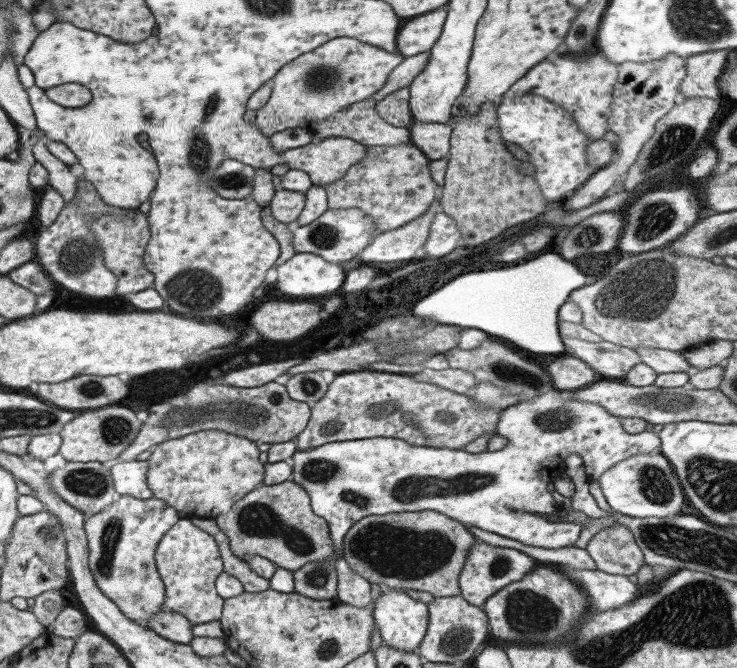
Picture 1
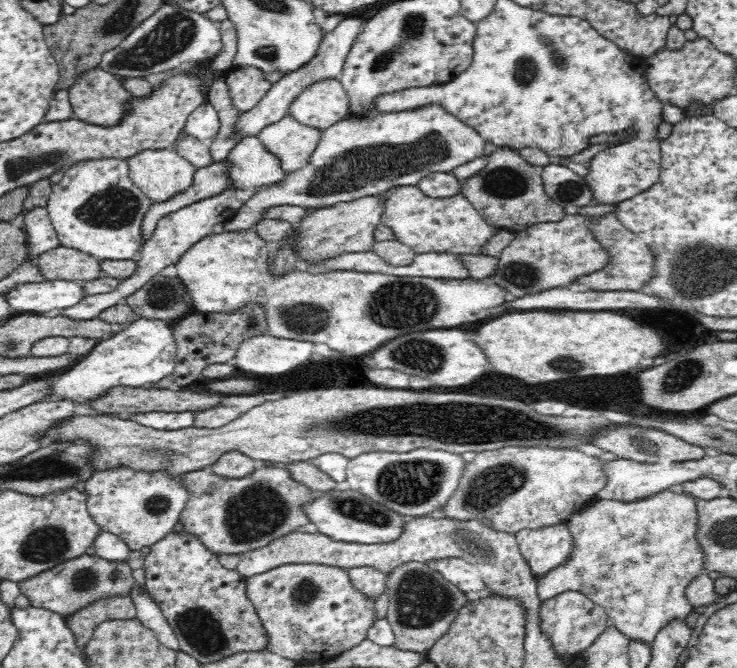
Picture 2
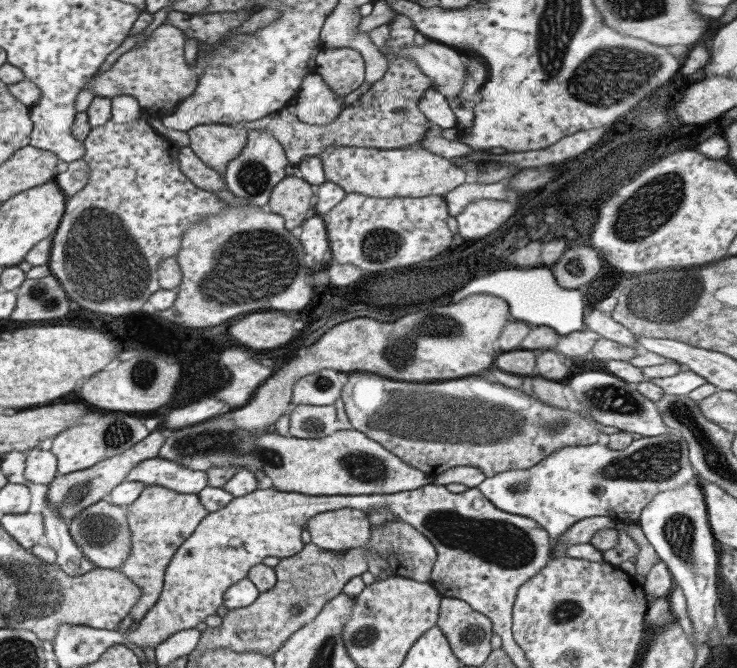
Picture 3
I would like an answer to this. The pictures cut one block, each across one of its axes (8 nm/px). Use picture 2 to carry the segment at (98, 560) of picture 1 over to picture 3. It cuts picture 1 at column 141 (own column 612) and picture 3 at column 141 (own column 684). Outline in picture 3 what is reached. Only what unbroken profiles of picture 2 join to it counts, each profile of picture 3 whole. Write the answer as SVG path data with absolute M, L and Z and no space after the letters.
M146 486L136 500L127 506L130 532L130 554L117 570L127 576L140 590L140 597L128 614L132 622L141 620L162 591L163 574L174 552L195 530L208 511L198 502L196 494L179 494L159 486Z

